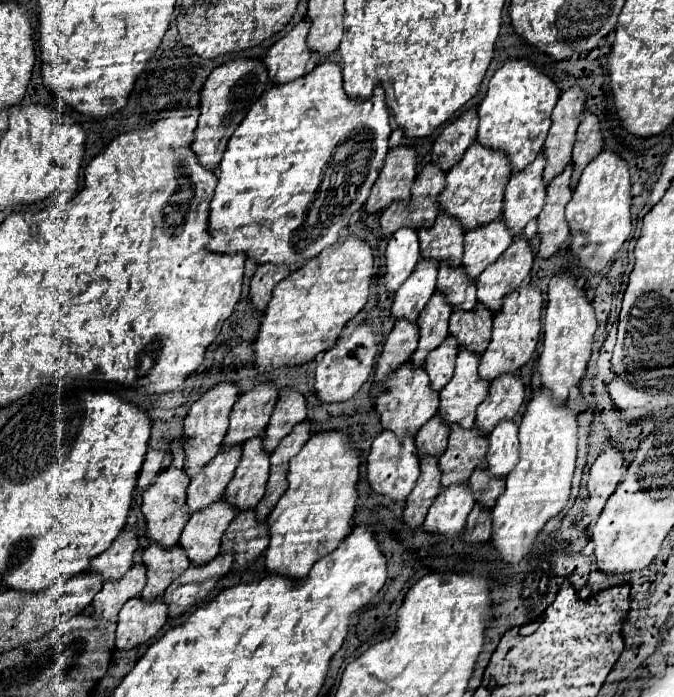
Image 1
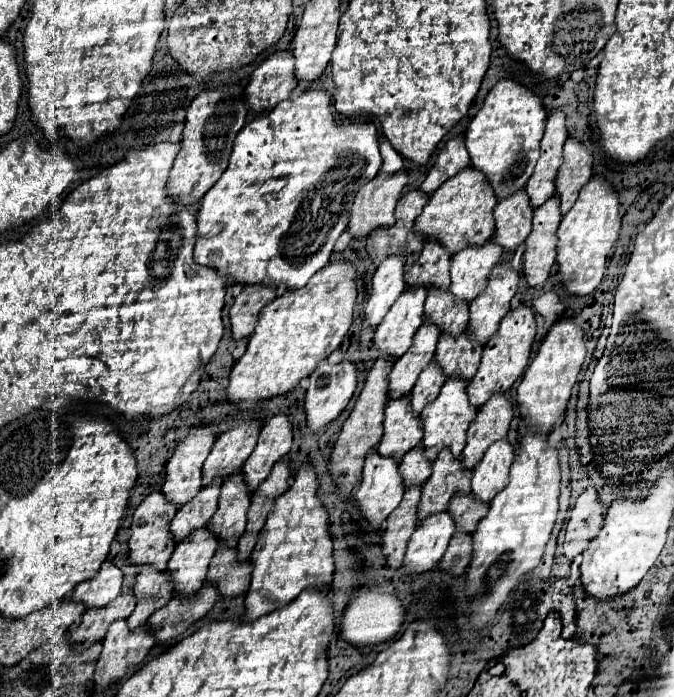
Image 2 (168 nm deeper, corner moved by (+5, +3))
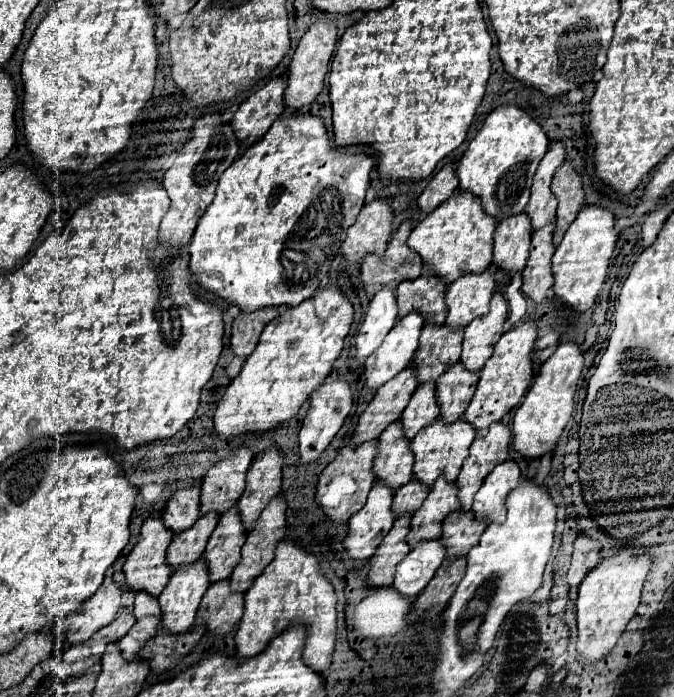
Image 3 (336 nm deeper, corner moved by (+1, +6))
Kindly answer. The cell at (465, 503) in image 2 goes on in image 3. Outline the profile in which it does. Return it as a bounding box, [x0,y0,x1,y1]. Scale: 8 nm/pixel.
[442,510,486,556]

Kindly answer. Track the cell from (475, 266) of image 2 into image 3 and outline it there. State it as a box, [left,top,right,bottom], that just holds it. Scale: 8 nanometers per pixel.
[446,266,496,326]

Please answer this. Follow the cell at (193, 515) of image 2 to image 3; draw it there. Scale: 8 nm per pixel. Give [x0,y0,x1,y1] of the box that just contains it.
[168,514,216,568]

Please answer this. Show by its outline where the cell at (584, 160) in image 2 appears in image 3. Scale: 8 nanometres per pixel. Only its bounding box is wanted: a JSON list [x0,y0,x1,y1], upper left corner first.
[552,160,584,244]

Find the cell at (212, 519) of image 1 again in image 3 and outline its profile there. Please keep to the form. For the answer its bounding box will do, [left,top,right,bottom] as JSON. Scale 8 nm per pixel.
[158,558,210,634]

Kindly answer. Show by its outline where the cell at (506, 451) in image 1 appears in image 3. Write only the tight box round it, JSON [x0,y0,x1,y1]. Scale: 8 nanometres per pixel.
[472,460,520,522]

